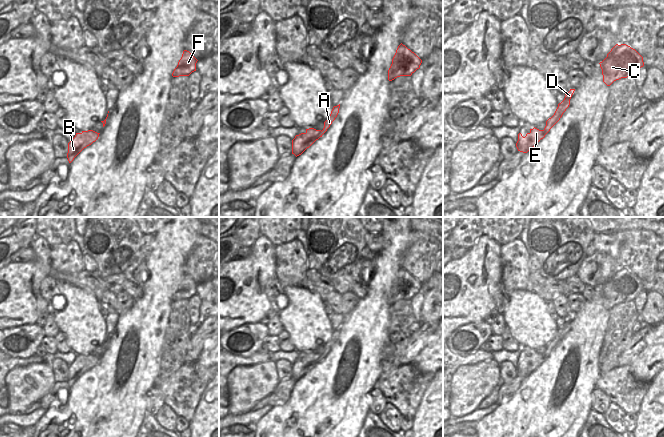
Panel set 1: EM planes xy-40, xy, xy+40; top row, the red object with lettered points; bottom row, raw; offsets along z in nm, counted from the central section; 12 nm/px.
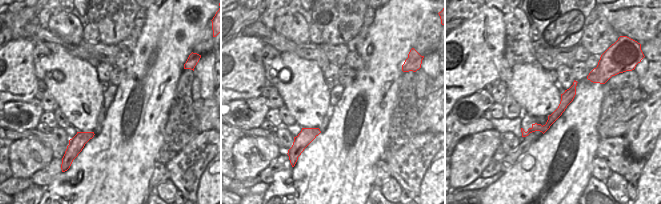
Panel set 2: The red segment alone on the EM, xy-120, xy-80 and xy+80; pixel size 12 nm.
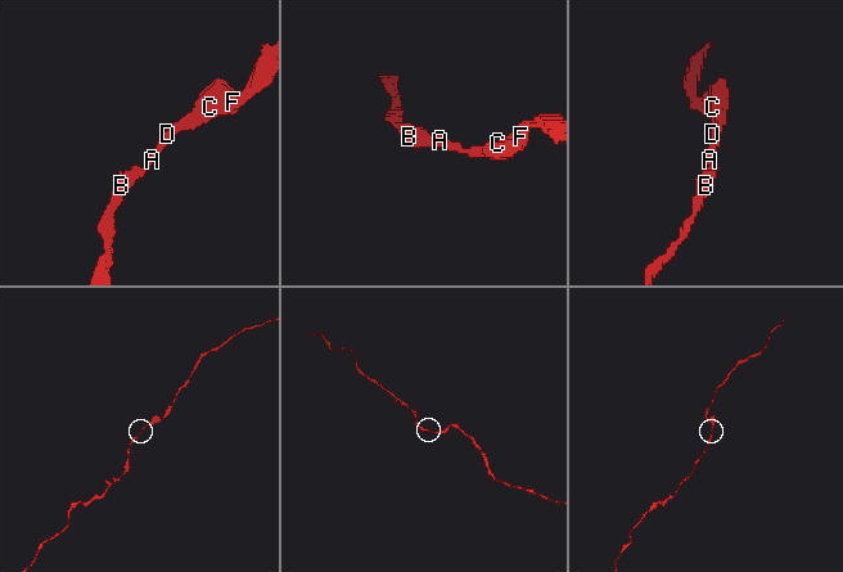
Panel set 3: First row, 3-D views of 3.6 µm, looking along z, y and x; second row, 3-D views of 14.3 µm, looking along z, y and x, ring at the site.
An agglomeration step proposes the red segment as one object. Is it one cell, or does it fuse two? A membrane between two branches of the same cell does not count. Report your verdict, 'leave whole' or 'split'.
leave whole

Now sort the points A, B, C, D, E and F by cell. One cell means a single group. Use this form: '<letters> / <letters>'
A B C D E F

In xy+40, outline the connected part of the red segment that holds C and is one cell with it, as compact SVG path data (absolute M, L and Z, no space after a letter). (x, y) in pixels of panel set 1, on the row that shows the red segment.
M616 44L599 64L603 82L607 86L621 78L634 77L635 73L644 66L643 57L626 44Z

